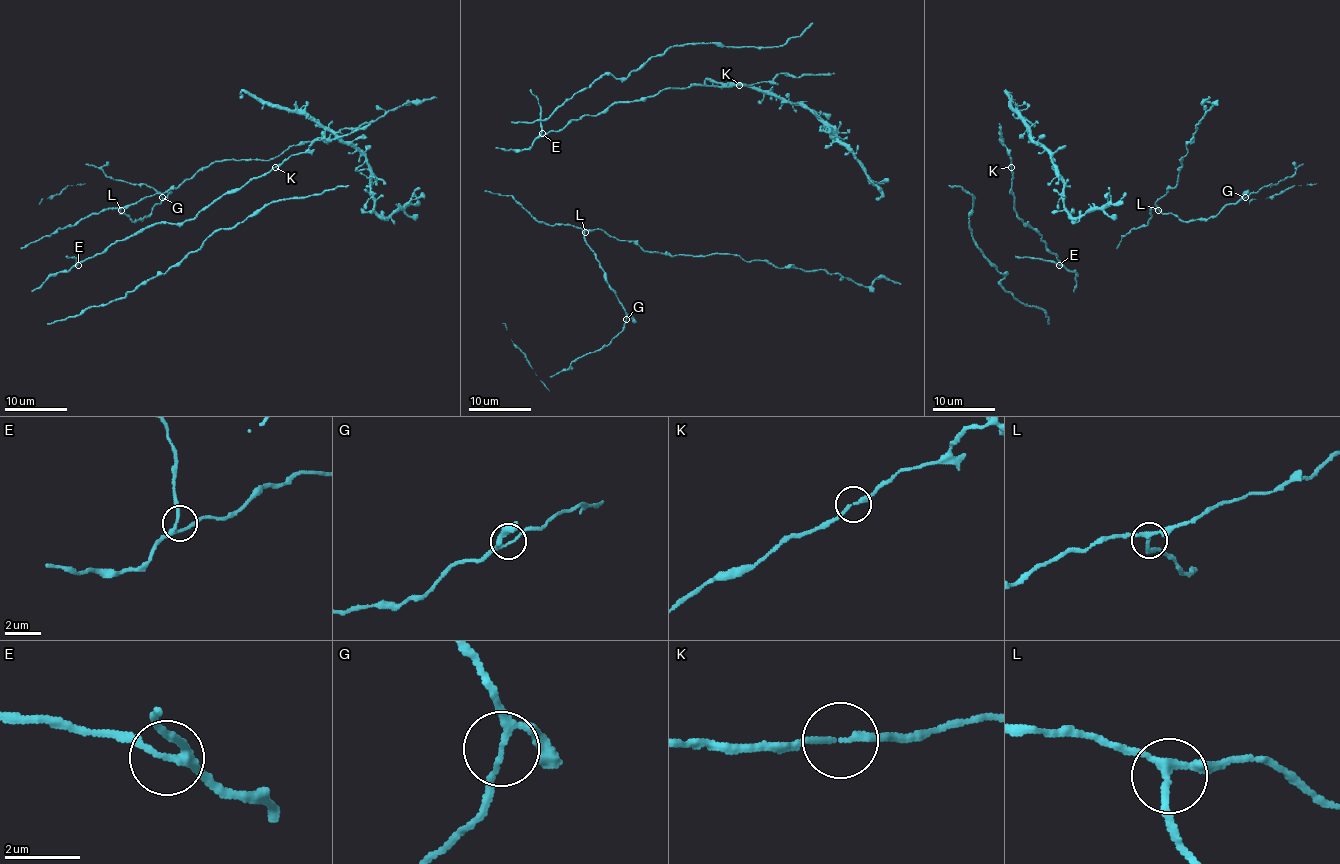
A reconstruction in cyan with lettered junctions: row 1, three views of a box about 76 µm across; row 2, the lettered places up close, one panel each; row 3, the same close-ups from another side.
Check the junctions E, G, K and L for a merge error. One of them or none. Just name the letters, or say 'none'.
none

